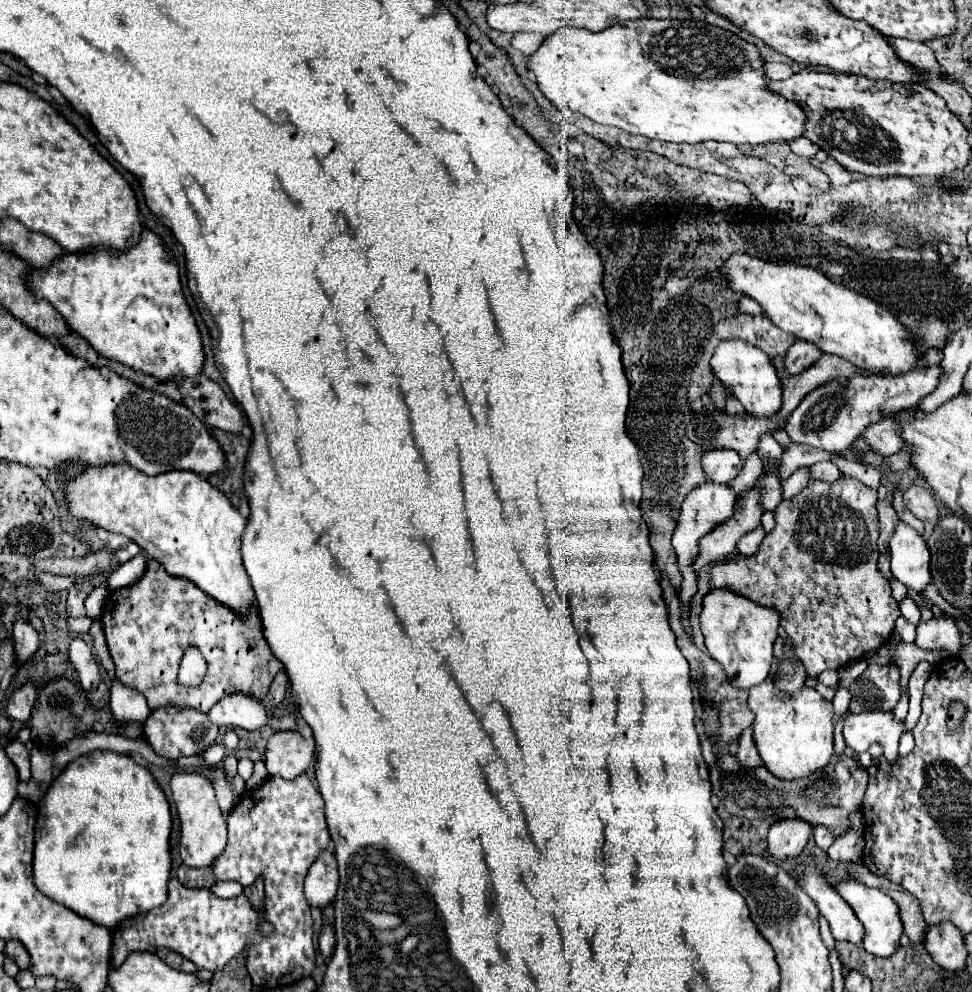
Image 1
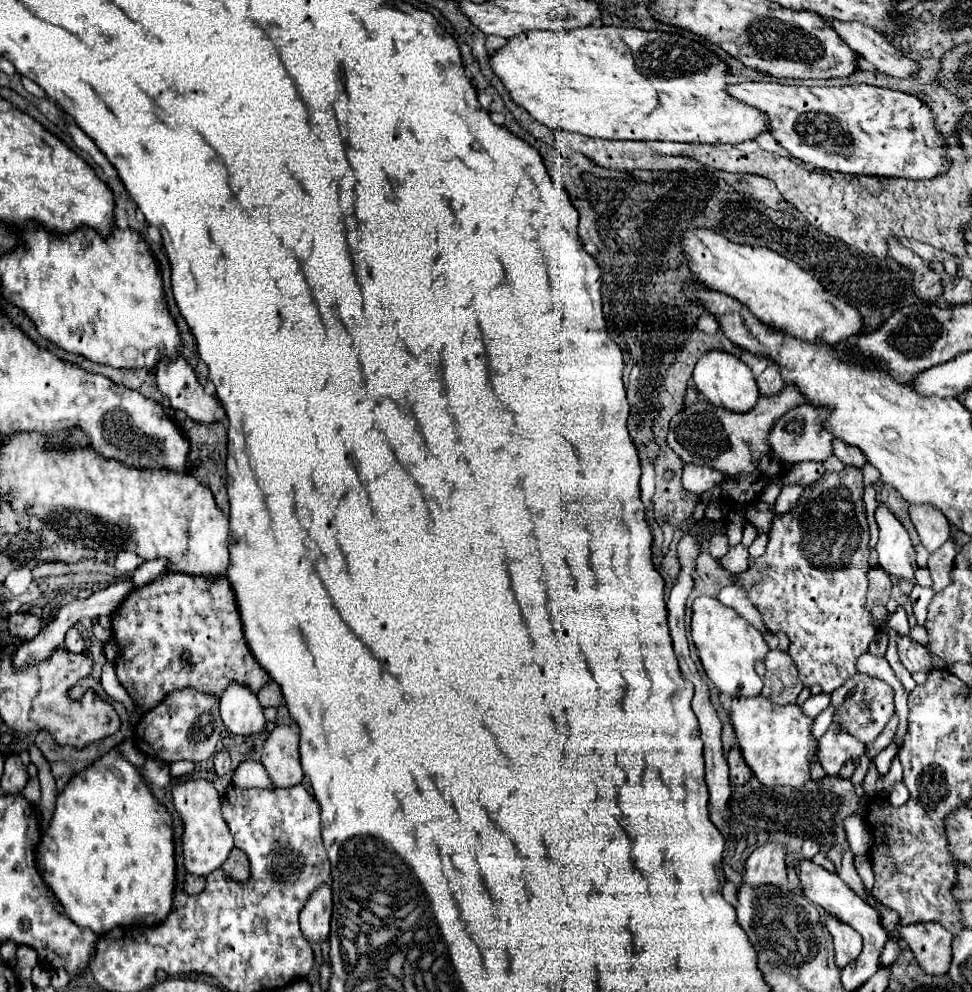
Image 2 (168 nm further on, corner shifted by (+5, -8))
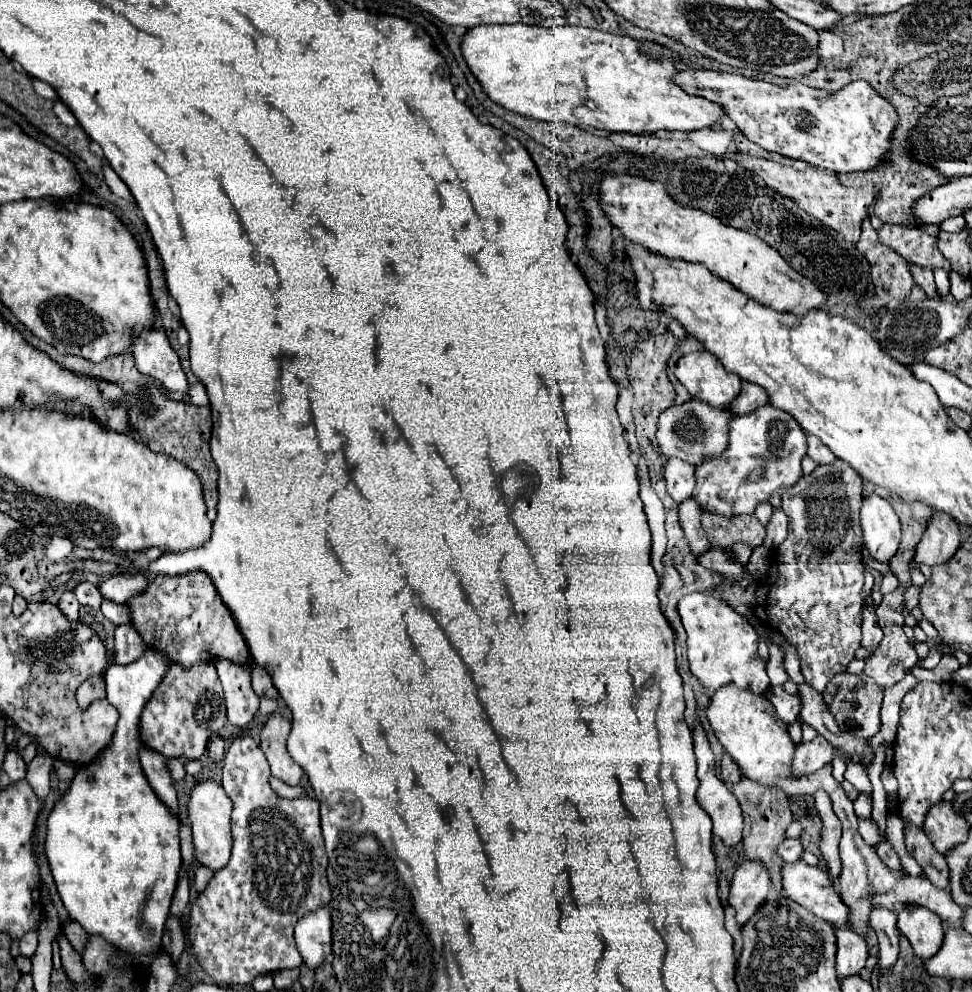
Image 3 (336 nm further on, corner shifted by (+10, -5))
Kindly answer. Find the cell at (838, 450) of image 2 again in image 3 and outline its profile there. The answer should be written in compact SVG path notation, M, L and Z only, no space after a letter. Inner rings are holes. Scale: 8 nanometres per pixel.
M808 437L806 455L808 455L812 461L816 461L818 465L820 465L820 463L832 463L832 461L836 461L834 453L832 453L826 445L822 445L822 441L820 441L818 437Z

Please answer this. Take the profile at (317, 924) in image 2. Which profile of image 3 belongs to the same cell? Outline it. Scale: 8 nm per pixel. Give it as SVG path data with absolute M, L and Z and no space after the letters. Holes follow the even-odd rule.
M320 907L302 917L294 929L296 945L308 969L318 969L332 955L330 909Z

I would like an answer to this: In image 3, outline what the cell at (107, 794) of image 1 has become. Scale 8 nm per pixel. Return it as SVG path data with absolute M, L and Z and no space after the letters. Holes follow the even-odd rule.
M146 649L146 653L130 663L130 665L112 665L106 673L104 673L104 679L106 679L106 699L118 709L120 713L120 721L118 721L118 727L116 727L116 733L114 733L114 739L110 743L110 747L100 753L100 757L90 763L90 765L84 765L72 779L72 785L68 789L68 793L54 805L50 817L48 817L48 835L46 835L46 855L48 855L48 861L50 861L50 869L52 869L52 875L54 875L54 881L56 881L56 889L64 901L64 907L66 911L70 913L70 919L78 921L84 931L88 935L100 935L104 937L106 941L110 941L112 945L116 945L118 949L126 951L126 953L132 953L132 955L154 955L160 951L162 943L162 921L166 923L168 919L168 913L170 913L170 901L172 901L172 895L174 895L174 889L176 889L176 879L178 879L178 871L180 871L180 865L182 865L182 853L180 853L180 821L178 817L156 797L156 793L152 791L150 783L146 781L144 773L142 773L142 767L140 767L140 761L138 761L138 749L142 747L140 743L140 713L146 705L146 701L150 699L150 695L154 693L154 689L158 687L158 683L162 681L162 675L166 673L170 661L168 657L164 657L164 653L156 651L156 649ZM136 867L142 867L140 871L140 877L136 877ZM142 923L150 923L154 927L152 931L152 937L146 937L142 933Z

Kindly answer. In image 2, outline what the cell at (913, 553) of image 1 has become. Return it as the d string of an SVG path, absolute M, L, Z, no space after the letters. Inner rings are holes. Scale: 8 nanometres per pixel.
M879 504L875 512L875 520L879 524L879 542L875 546L879 564L889 576L915 582L919 566L915 562L915 550L907 530L883 504Z

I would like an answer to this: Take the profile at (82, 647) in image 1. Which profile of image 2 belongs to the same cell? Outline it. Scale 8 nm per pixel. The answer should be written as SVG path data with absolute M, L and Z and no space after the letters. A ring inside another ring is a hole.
M71 628L67 632L67 636L65 636L65 650L67 652L75 652L75 654L81 654L85 650L85 642L83 642L83 638L81 638L77 628Z

